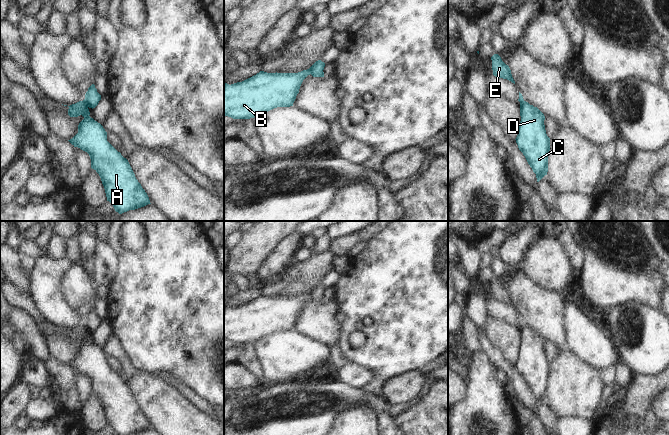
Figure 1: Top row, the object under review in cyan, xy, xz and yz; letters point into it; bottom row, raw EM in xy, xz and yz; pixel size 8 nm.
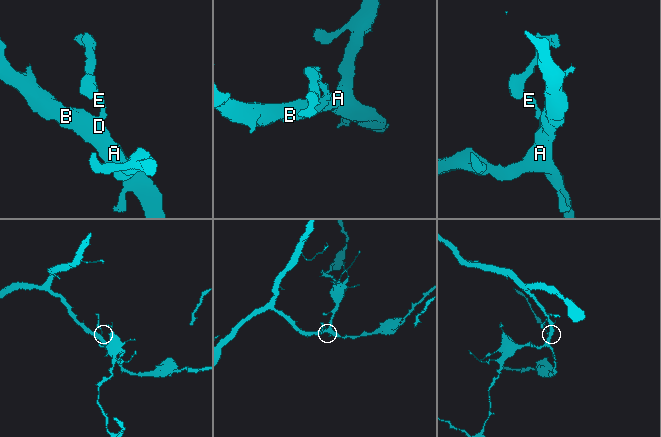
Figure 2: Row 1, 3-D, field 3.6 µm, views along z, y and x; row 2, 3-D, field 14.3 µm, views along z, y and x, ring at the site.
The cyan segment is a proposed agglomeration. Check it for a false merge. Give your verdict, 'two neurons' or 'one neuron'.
two neurons

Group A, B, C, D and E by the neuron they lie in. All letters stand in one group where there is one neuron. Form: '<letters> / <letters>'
A B C D / E

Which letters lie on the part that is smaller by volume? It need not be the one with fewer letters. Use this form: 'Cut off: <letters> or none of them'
Cut off: E

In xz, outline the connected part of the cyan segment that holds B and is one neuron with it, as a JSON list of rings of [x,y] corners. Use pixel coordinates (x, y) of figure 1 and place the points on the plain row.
[[[309,293],[298,297],[267,297],[256,299],[234,308],[224,307],[224,341],[250,343],[277,331],[290,331],[299,317],[303,304],[310,299]]]

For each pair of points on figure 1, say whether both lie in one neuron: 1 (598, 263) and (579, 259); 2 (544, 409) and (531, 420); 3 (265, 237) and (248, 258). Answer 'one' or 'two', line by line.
1: two
2: two
3: one

